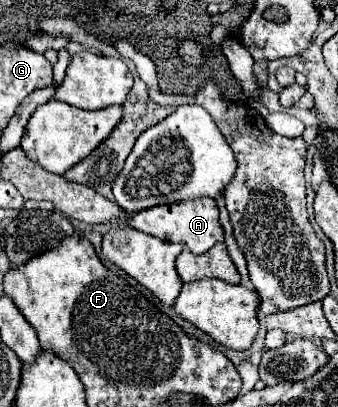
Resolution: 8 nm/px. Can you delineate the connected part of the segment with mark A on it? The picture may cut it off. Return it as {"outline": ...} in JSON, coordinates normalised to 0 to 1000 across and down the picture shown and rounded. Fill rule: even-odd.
{"outline":[[[624,486],[453,506],[423,521],[399,521],[376,550],[411,570],[447,575],[447,580],[494,590],[494,595],[541,595],[571,624],[601,624],[618,609],[630,609],[642,595],[660,595],[660,560],[648,550],[648,516],[642,516],[636,491],[624,491]]]}

